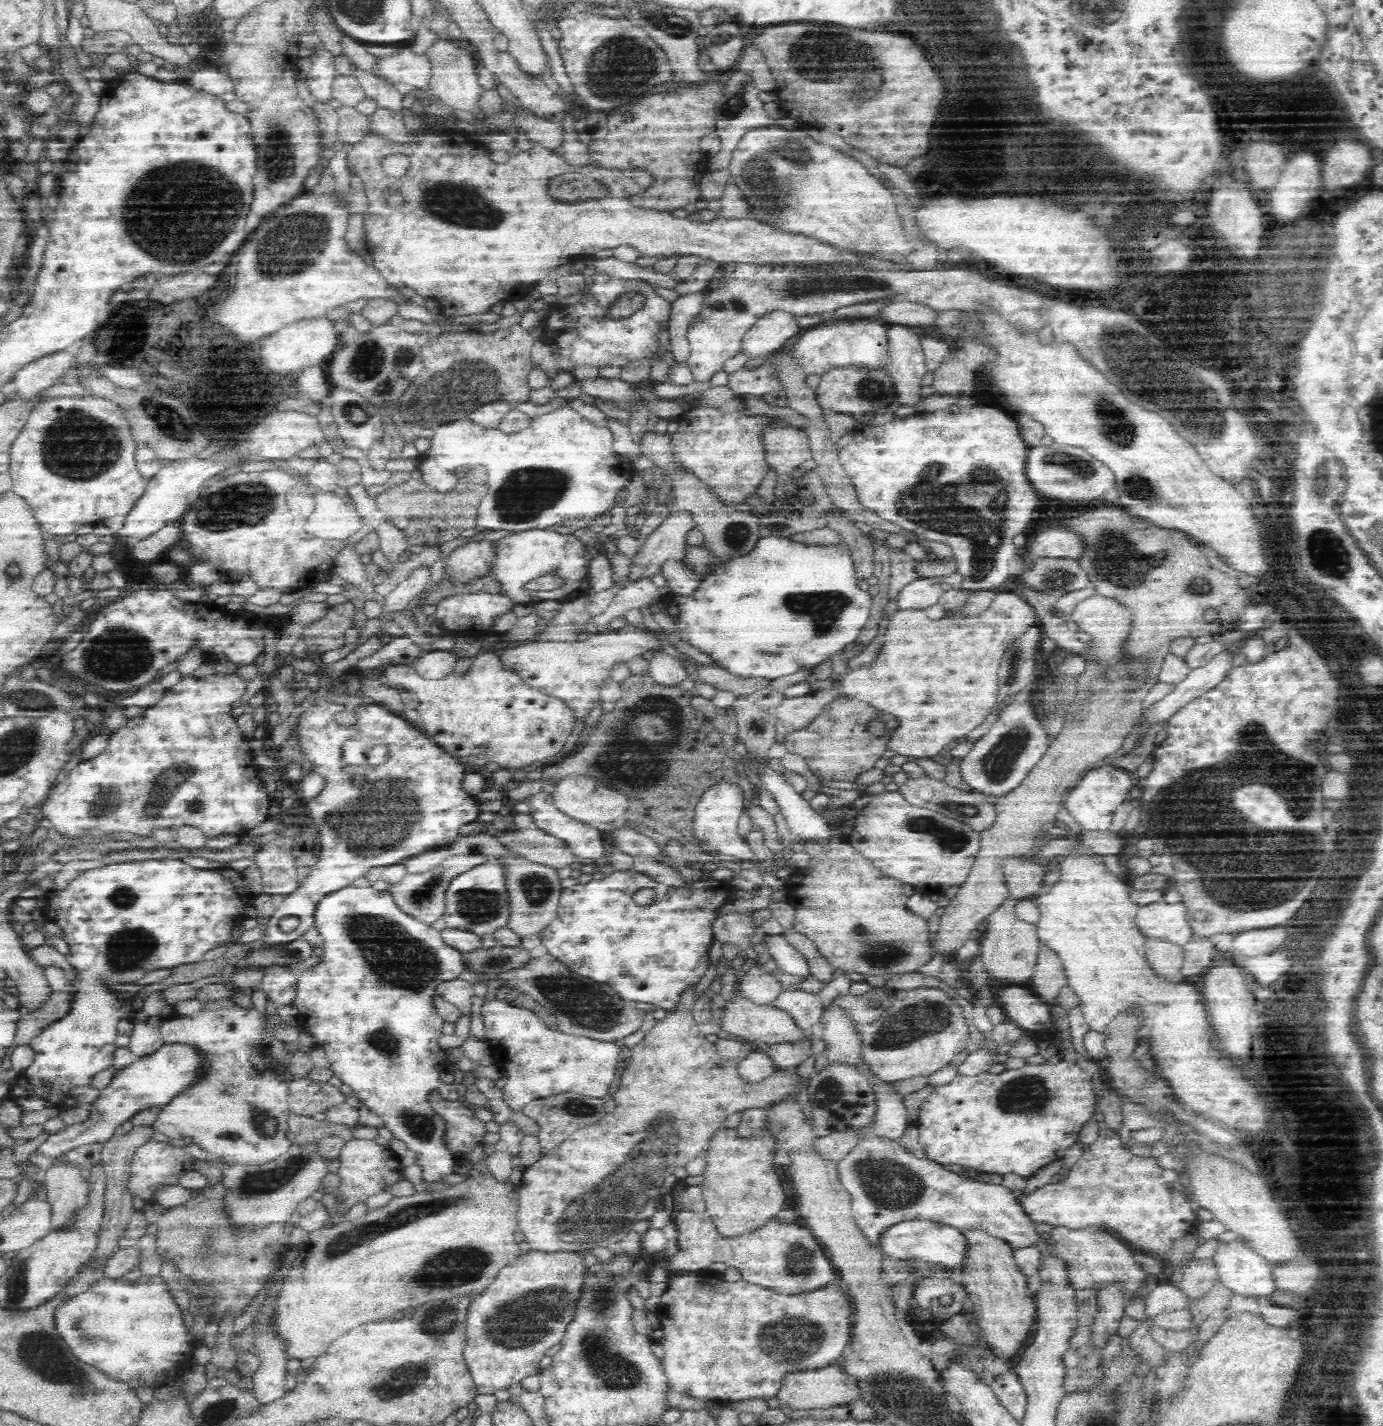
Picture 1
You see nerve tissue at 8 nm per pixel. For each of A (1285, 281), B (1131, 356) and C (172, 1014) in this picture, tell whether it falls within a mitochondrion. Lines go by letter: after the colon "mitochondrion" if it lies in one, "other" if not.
A: mitochondrion
B: mitochondrion
C: other

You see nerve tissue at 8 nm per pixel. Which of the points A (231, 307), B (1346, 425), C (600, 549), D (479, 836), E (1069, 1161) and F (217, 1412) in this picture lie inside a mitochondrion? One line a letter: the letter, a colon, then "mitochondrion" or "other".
A: other
B: other
C: other
D: other
E: other
F: mitochondrion

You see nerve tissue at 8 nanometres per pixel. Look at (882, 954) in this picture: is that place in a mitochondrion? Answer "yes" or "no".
yes

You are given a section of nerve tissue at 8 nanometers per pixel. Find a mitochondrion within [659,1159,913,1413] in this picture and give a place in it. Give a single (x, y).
(782, 1340)

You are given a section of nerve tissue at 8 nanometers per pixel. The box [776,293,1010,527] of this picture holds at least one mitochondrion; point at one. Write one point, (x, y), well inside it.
(869, 390)

